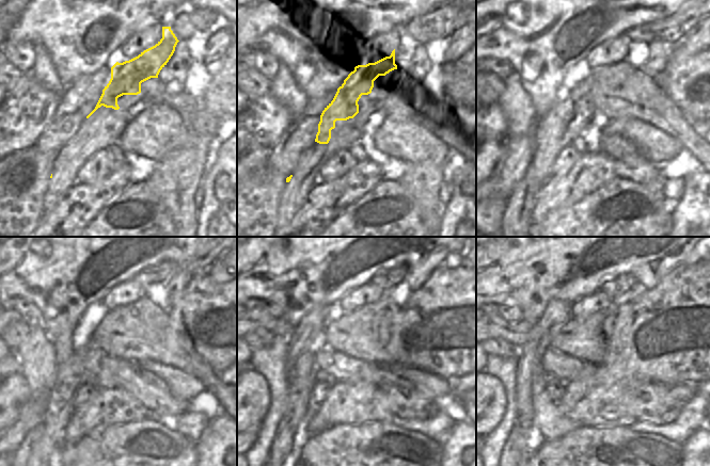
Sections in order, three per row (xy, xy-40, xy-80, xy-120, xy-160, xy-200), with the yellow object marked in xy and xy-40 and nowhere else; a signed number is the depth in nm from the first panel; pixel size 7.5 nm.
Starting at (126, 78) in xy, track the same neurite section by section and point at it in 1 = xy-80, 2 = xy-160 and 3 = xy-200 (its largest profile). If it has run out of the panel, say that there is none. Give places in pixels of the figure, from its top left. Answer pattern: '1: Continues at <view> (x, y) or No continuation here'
1: Continues at xy-80 (551, 133)
2: Continues at xy-160 (300, 390)
3: Continues at xy-200 (516, 446)

